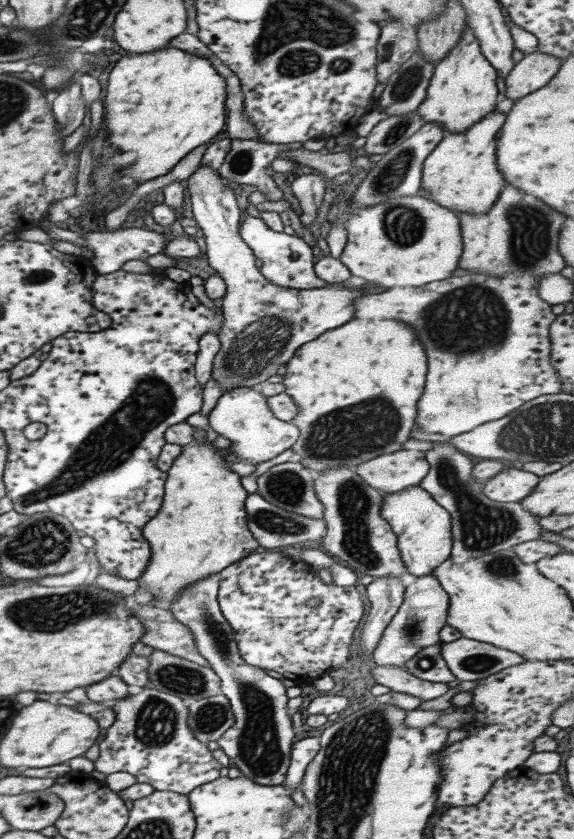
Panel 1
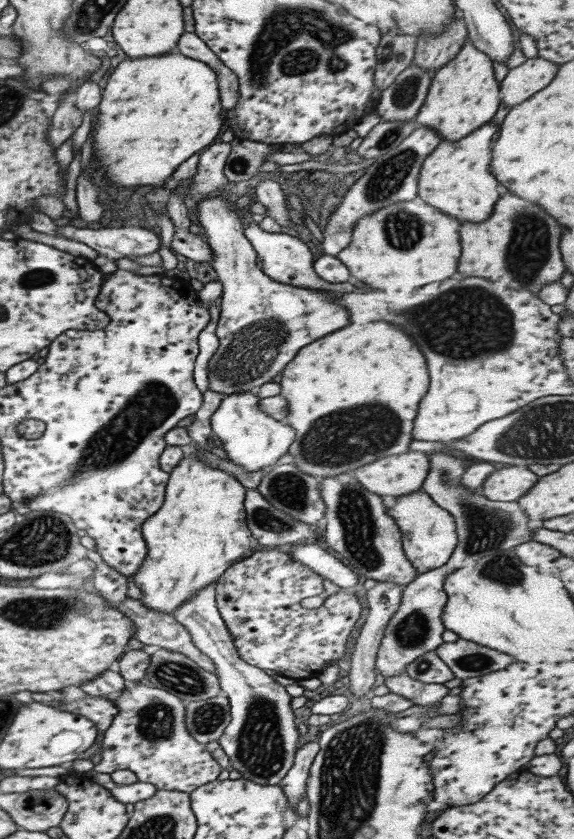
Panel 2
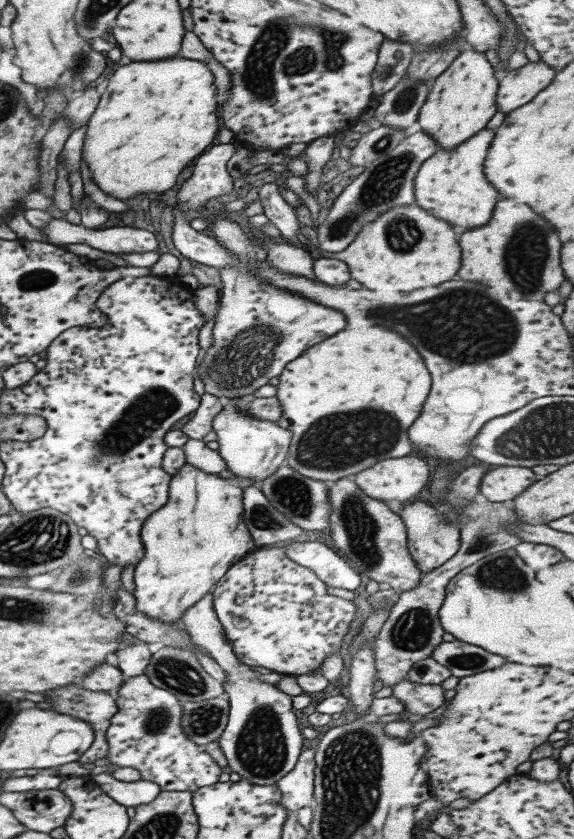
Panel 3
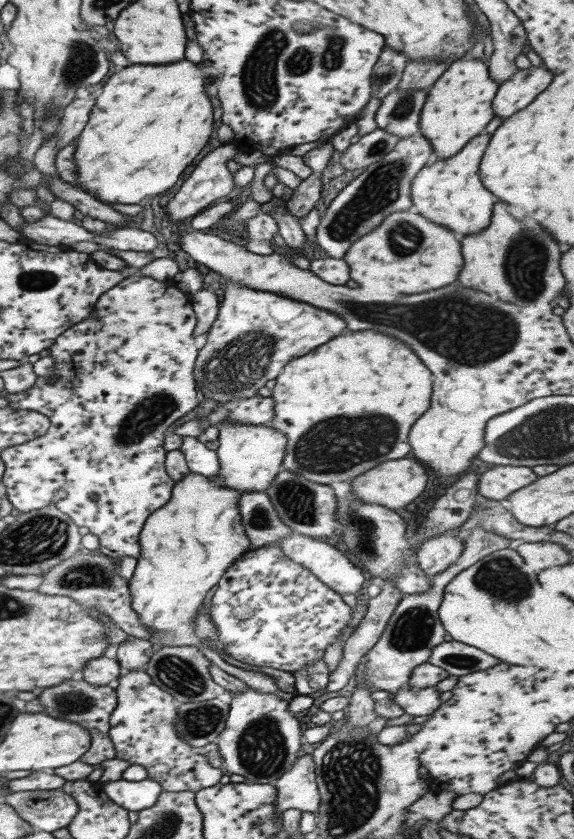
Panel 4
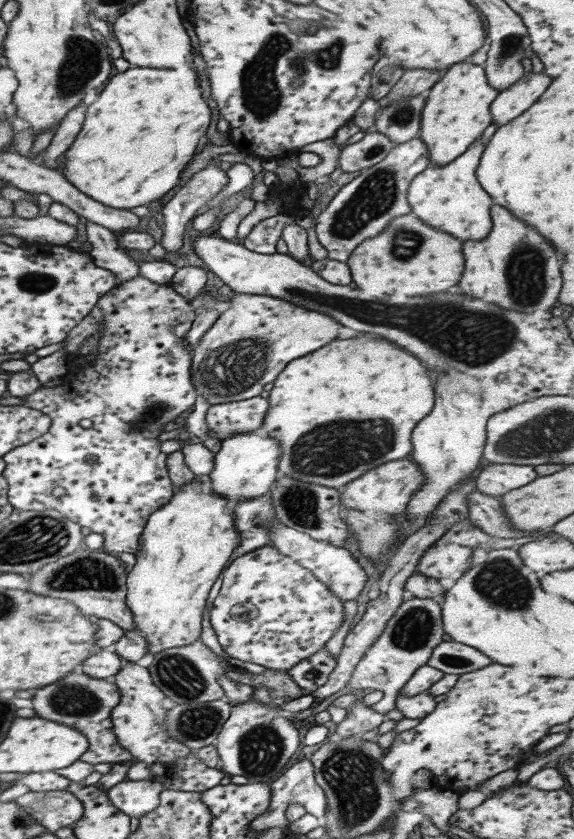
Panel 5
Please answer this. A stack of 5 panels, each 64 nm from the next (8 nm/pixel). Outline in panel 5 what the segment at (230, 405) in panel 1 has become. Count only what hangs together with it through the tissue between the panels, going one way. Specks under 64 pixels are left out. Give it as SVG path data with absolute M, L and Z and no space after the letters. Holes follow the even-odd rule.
M260 430L235 433L220 440L220 448L214 454L212 471L207 475L206 489L226 498L232 506L237 501L257 498L269 491L275 480L280 459L280 442Z

